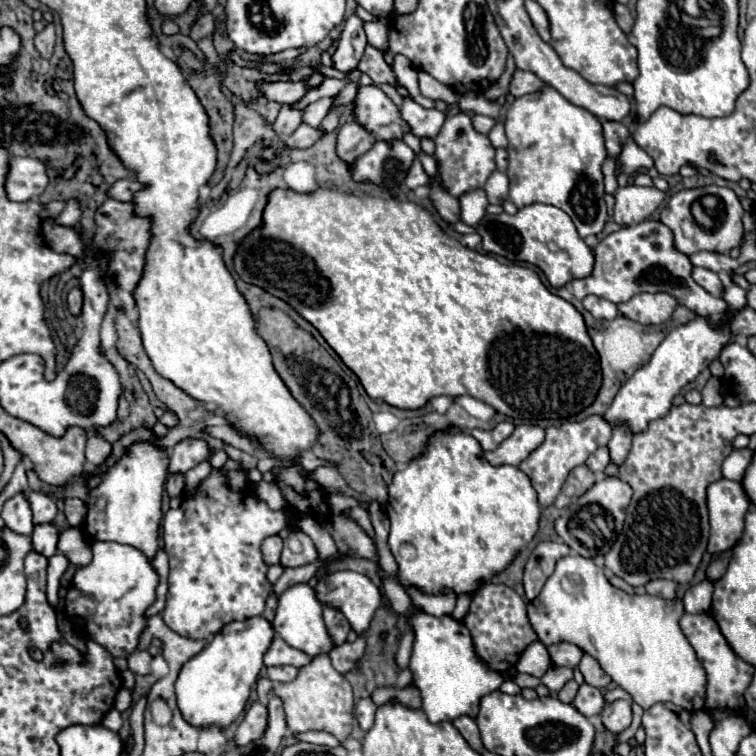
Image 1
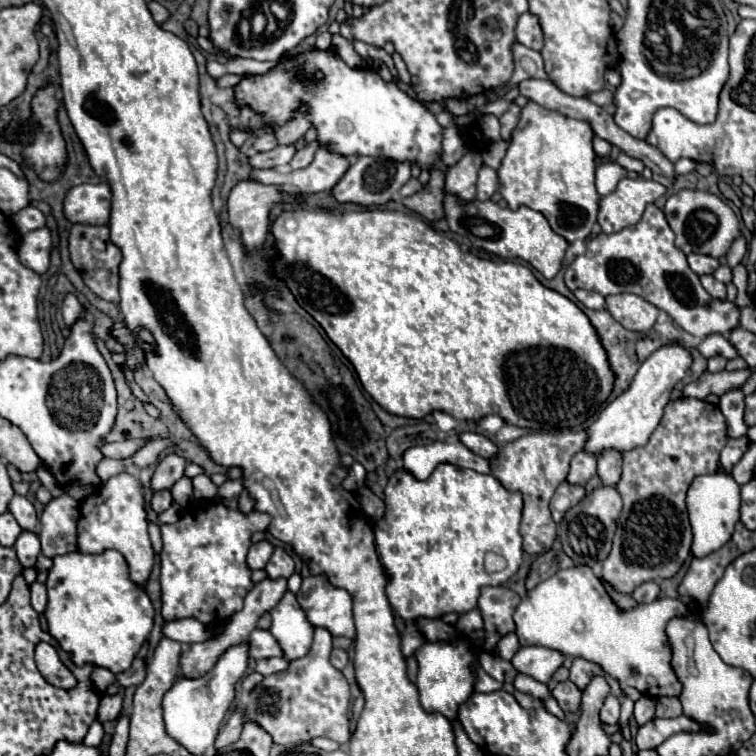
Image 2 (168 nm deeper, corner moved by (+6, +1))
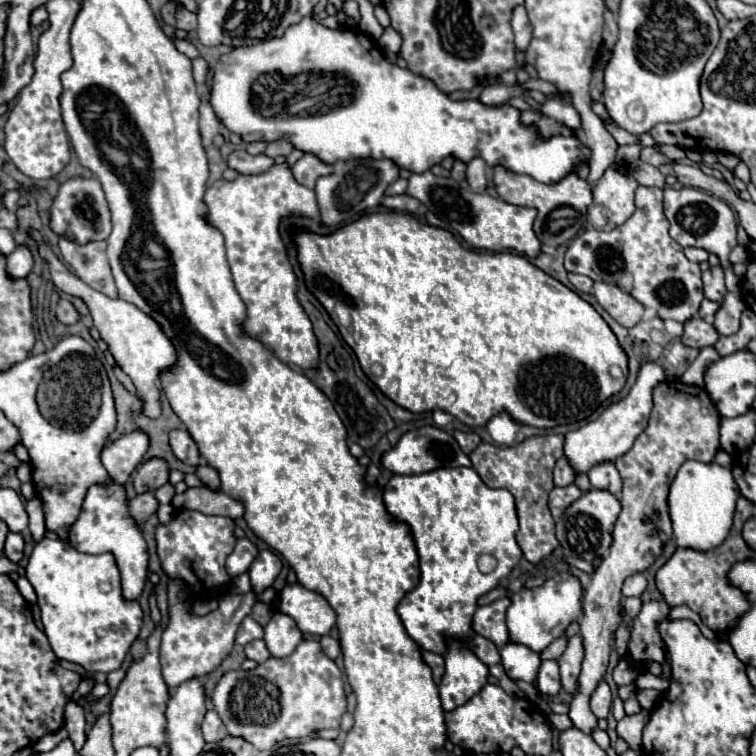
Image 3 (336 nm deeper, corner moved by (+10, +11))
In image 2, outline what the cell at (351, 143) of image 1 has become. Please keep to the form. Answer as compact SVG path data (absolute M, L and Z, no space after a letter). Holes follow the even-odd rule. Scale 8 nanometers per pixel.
M320 145L320 151L316 151L314 161L300 171L290 171L284 167L276 169L258 169L252 173L252 181L262 181L266 185L284 187L286 191L302 191L302 193L328 193L332 191L334 183L342 179L342 175L348 171L350 159L344 155L334 155L334 151L328 151L328 147Z

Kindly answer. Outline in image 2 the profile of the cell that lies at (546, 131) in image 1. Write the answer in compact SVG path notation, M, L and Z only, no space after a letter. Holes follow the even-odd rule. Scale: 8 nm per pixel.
M534 101L520 111L520 121L512 131L510 145L498 167L500 193L510 209L526 205L546 215L550 227L568 243L586 239L596 223L600 195L594 187L594 131L590 123L548 111Z

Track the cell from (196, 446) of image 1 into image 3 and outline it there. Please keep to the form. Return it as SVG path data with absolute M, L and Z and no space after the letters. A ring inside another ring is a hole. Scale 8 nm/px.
M150 459L146 461L136 477L134 477L134 489L136 493L146 493L146 491L156 491L164 483L168 483L168 463L164 459Z

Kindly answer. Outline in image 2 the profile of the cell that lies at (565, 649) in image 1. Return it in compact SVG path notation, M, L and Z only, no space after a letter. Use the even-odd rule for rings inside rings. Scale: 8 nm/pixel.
M522 647L514 657L512 657L512 665L526 675L532 675L534 679L548 683L550 677L554 675L554 671L558 667L562 667L566 655L562 655L560 651L548 649L548 647Z

